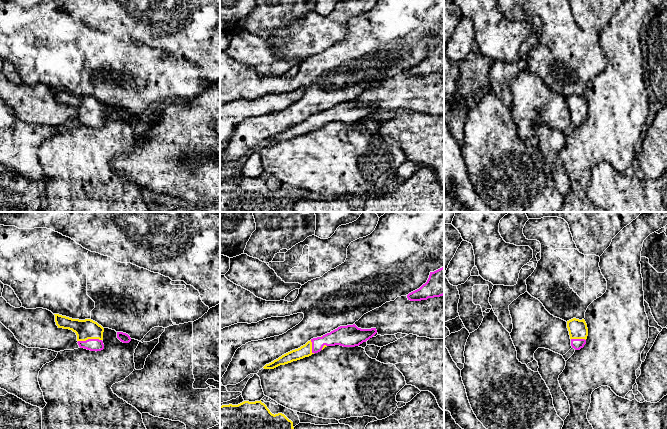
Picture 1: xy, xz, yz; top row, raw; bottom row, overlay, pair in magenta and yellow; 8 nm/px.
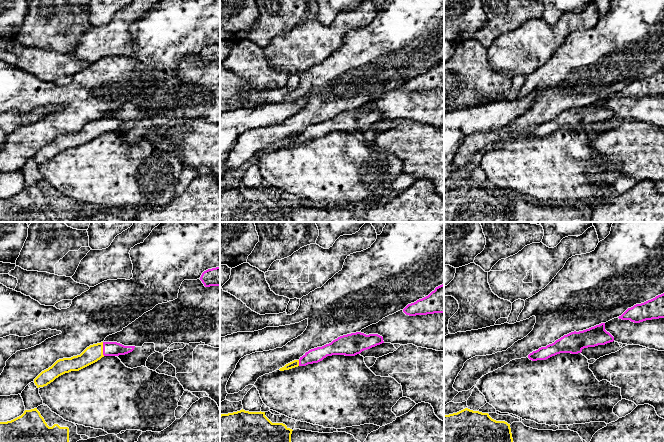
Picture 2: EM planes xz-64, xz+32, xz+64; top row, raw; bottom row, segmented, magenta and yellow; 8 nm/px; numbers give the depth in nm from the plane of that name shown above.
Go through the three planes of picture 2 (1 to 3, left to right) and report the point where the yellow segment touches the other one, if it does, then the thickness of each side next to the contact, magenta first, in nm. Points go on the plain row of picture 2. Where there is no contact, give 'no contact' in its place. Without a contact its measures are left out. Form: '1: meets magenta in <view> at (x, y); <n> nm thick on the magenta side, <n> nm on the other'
1: meets magenta in xz-64 at (103, 125); 110 nm thick on the magenta side, 140 nm on the other
2: meets magenta in xz+32 at (299, 139); 120 nm thick on the magenta side, 60 nm on the other
3: no contact

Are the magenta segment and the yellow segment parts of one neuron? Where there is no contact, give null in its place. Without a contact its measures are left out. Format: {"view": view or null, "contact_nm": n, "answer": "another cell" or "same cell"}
{"view": "xy", "contact_nm": 190, "answer": "same cell"}

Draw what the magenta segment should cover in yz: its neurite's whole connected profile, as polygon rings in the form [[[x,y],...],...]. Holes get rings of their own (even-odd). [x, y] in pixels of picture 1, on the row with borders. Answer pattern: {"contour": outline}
{"contour": [[[573,318],[567,321],[567,328],[569,331],[571,346],[575,350],[580,350],[586,344],[588,336],[588,328],[584,319],[579,320]]]}

